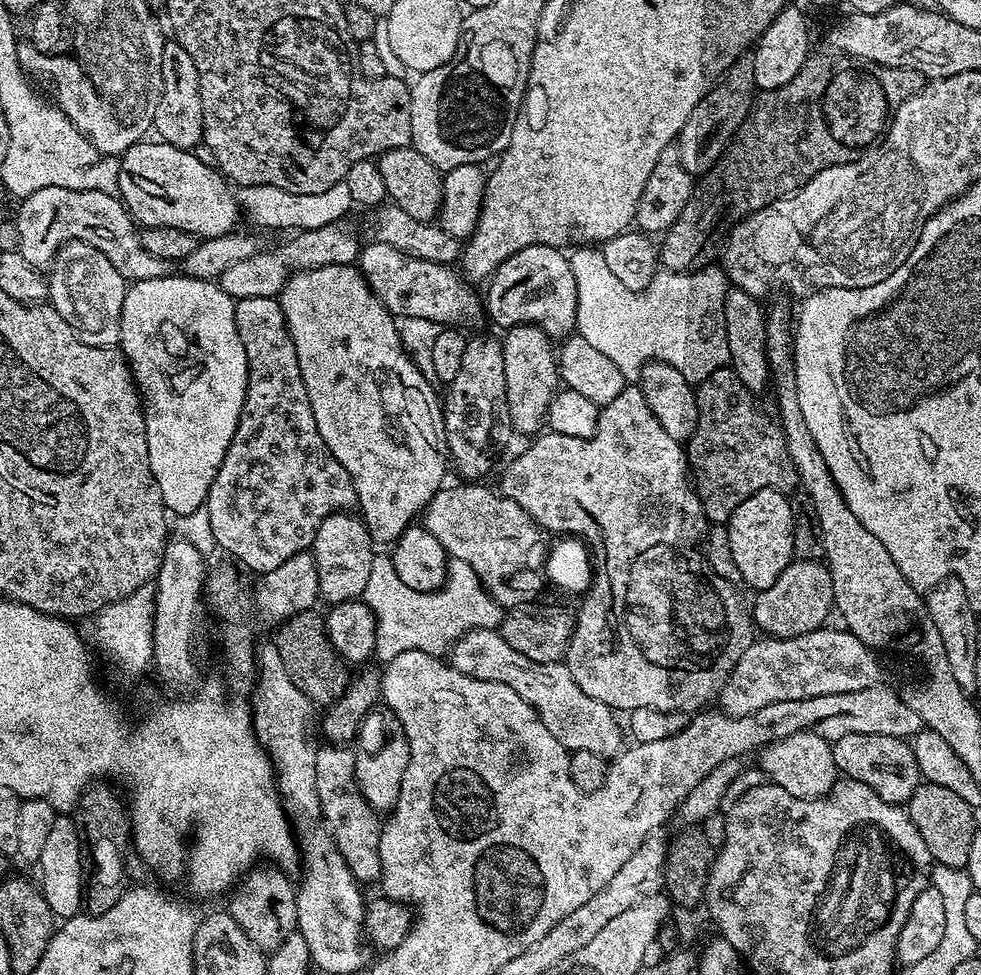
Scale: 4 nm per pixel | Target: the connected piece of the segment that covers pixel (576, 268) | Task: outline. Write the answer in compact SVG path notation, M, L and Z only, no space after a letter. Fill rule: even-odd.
M580 246L571 253L574 286L577 290L578 306L576 307L575 331L590 346L606 354L614 366L624 368L628 364L643 366L649 360L661 360L674 370L678 370L690 382L699 382L708 377L715 368L725 367L729 363L728 343L724 329L724 297L726 280L723 275L711 276L708 270L690 272L661 271L658 278L649 282L646 294L639 297L640 308L636 308L634 293L624 288L614 275L604 268L603 254L592 246Z

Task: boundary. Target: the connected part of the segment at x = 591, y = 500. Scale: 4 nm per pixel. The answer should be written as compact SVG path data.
M626 386L614 402L600 408L600 417L596 429L590 439L570 438L566 434L558 434L551 430L537 435L525 452L520 452L508 464L504 477L498 485L499 491L516 502L530 516L532 521L539 524L545 533L567 534L577 537L590 549L591 560L594 565L592 585L583 593L584 605L575 609L576 629L572 631L572 643L568 645L566 663L574 682L582 689L582 694L590 694L607 708L620 714L627 714L639 708L653 708L663 712L686 712L696 714L705 706L717 699L720 689L730 678L734 666L746 654L754 639L753 619L749 609L740 601L737 589L730 582L726 582L708 564L704 554L702 541L710 527L710 521L704 514L702 502L696 497L694 485L690 479L688 454L681 441L670 438L666 430L662 430L662 422L650 414L650 406L646 406L646 398L639 386Z

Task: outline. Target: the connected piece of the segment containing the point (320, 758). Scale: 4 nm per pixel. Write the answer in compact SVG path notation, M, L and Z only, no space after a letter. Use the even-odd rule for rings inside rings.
M331 742L325 743L325 748L322 746L316 748L316 757L314 758L314 778L316 779L316 785L318 786L318 798L320 799L320 805L322 806L322 814L324 815L324 824L328 828L329 834L332 836L332 841L336 844L336 849L342 854L342 858L346 862L346 866L352 871L352 877L358 882L365 882L364 880L372 880L372 882L379 881L380 879L380 859L378 858L378 842L380 841L380 829L382 827L381 817L378 815L375 808L366 802L364 792L360 784L356 781L356 760L352 757L352 748L348 746L341 746L333 744Z

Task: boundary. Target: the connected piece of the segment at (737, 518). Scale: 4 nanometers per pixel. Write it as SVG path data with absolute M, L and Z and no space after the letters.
M763 488L750 494L746 502L736 507L734 514L726 521L726 527L738 574L742 574L744 584L753 590L772 586L794 559L794 518L790 514L790 502L785 493Z

